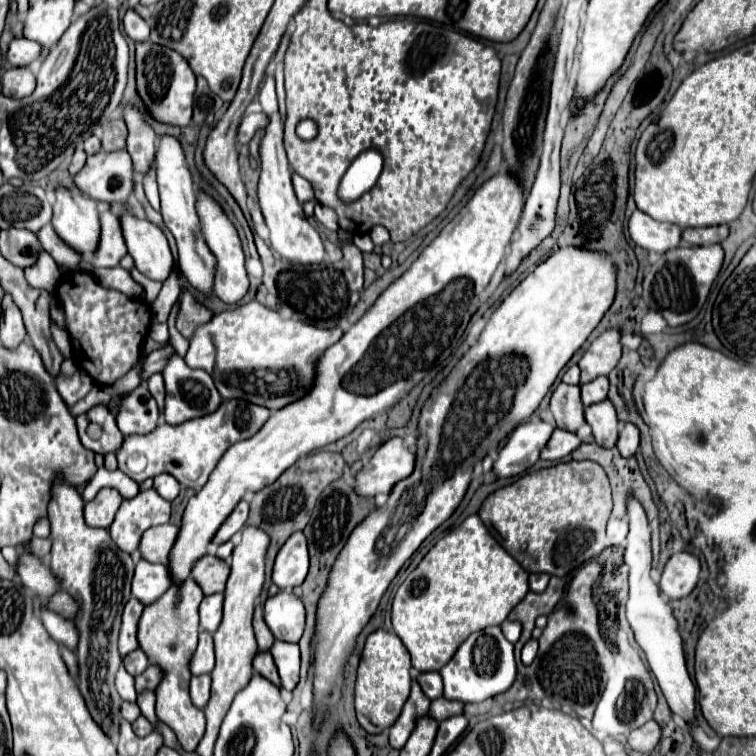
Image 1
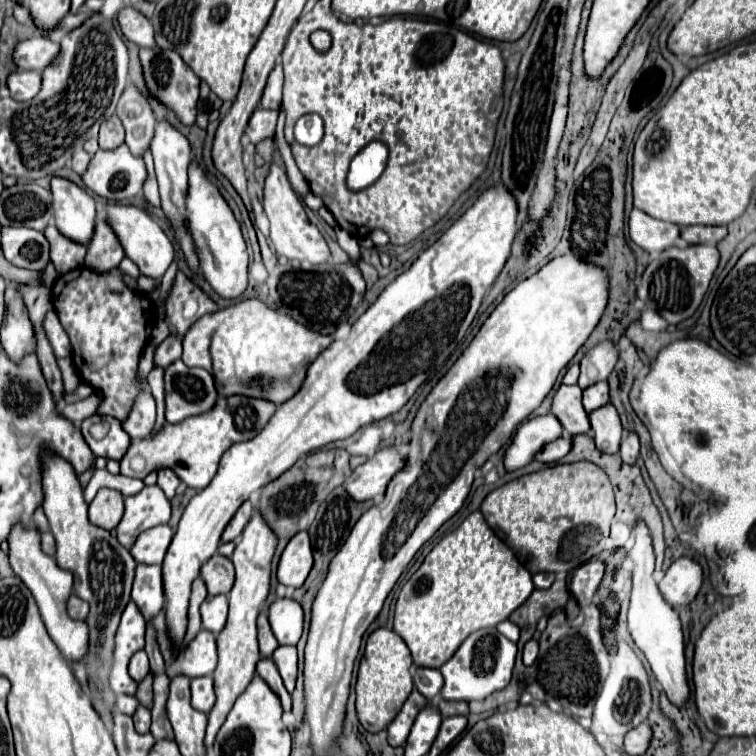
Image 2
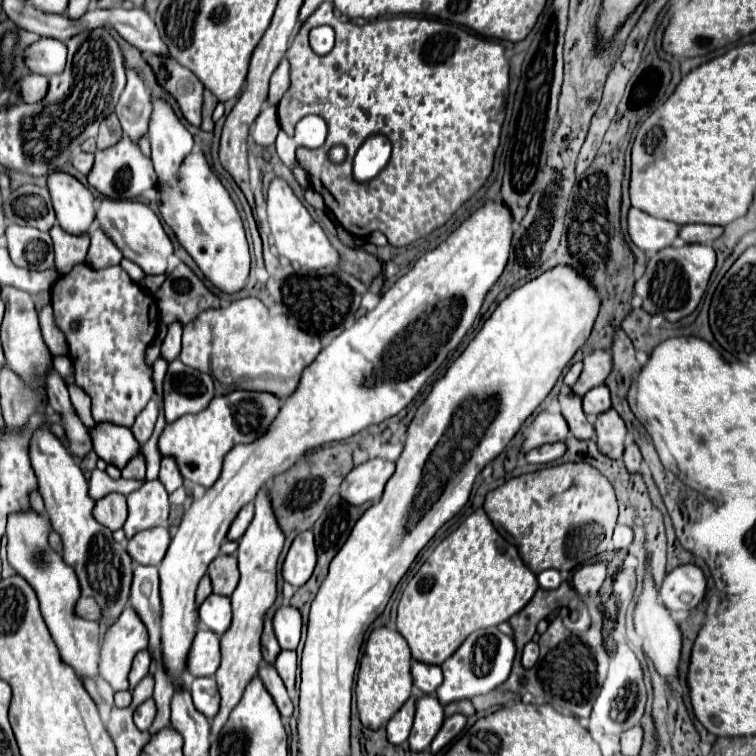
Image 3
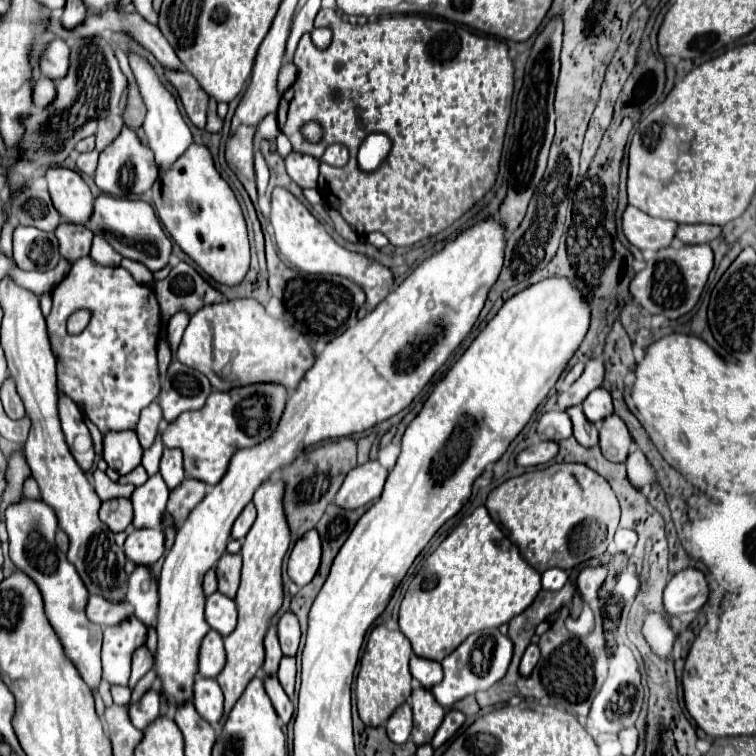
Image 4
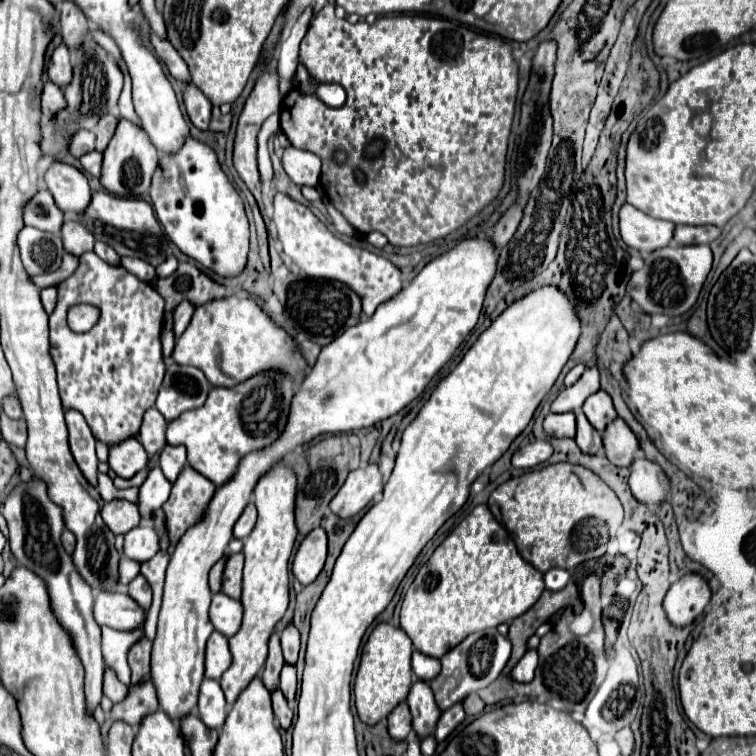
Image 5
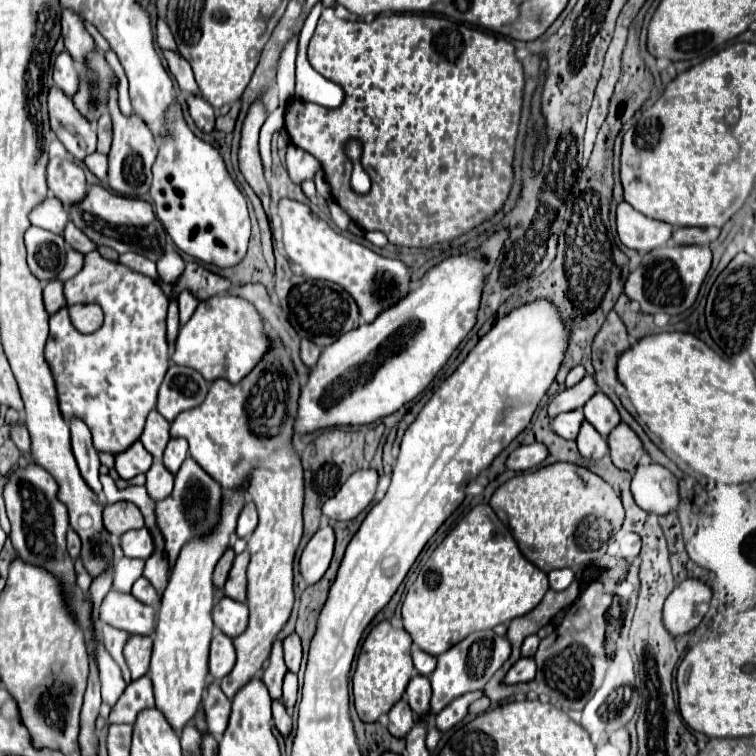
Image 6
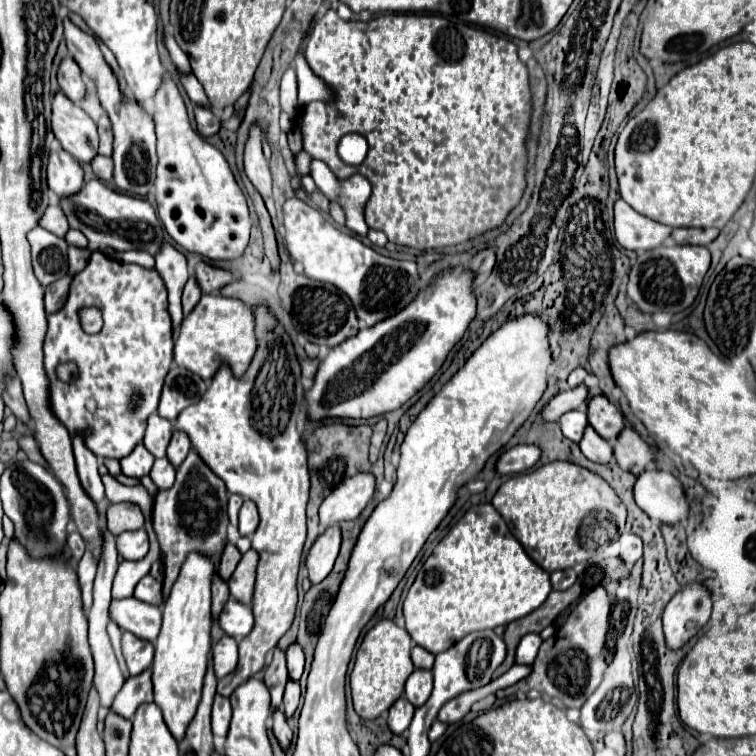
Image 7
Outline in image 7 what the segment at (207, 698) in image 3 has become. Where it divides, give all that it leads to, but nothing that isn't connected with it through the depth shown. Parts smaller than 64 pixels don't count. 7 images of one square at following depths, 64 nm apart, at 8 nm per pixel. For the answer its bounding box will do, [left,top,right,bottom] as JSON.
[212,696,232,738]

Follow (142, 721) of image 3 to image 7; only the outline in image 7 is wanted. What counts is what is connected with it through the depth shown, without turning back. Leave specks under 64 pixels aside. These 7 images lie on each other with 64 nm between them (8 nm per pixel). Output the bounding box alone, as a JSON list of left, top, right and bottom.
[112,668,152,718]

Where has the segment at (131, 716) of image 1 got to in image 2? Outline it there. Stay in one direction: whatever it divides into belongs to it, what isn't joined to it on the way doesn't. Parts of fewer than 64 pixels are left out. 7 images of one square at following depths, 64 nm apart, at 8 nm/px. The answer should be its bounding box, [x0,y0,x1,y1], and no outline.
[116,694,138,714]

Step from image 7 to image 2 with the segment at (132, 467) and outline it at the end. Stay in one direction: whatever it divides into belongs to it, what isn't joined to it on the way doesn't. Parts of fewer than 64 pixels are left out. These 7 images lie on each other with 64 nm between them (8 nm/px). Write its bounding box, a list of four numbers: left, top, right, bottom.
[82,416,130,462]

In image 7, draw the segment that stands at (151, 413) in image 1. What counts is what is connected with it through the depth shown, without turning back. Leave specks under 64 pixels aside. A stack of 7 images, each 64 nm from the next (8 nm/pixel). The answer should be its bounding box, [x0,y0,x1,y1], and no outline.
[142,414,172,458]

